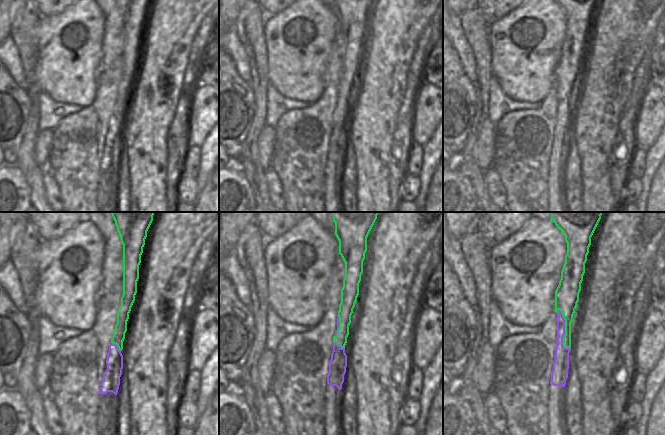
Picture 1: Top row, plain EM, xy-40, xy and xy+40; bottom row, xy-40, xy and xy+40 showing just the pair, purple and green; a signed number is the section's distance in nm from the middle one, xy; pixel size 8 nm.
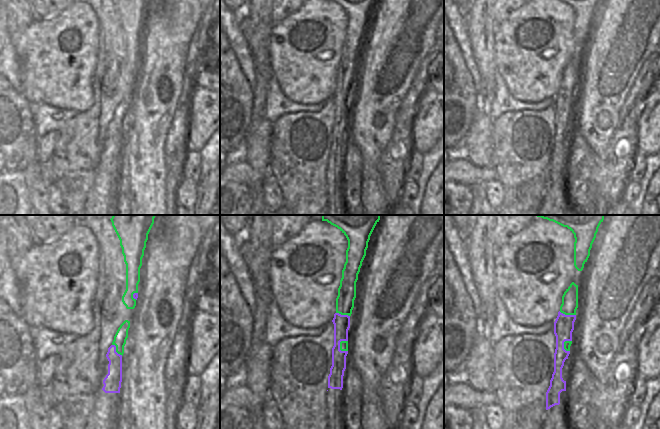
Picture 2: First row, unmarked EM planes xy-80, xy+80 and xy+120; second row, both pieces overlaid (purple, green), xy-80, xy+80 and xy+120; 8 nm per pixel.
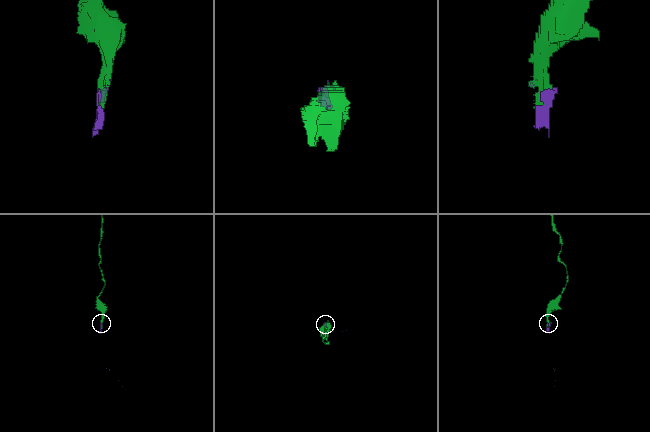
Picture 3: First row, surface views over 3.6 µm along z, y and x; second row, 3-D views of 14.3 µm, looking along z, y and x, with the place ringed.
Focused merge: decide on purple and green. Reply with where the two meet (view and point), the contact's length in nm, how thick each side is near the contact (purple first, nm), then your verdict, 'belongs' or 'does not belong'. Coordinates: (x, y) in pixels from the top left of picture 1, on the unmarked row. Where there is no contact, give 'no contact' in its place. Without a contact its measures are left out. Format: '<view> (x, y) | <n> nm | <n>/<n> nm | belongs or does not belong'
xy+40 (564, 107) | 340 nm | 130/180 nm | belongs

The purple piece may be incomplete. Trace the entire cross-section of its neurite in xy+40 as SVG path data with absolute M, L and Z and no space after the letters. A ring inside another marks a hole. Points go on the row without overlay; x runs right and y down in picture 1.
M555 0L565 11L567 29L555 67L557 121L549 160L549 212L567 212L563 199L563 167L568 154L571 99L579 77L591 13L598 0Z

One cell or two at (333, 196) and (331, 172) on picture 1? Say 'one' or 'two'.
one

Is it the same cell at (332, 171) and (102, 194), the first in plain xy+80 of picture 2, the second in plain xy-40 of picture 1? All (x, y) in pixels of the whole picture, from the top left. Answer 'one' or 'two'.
one

